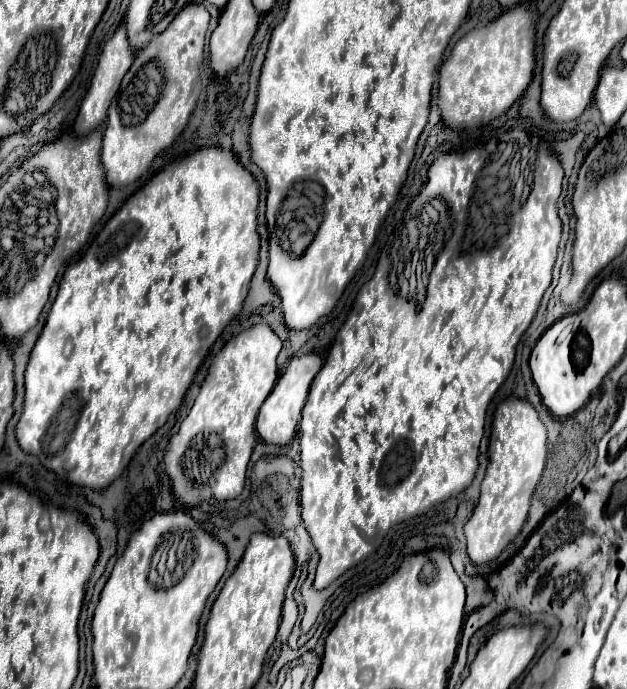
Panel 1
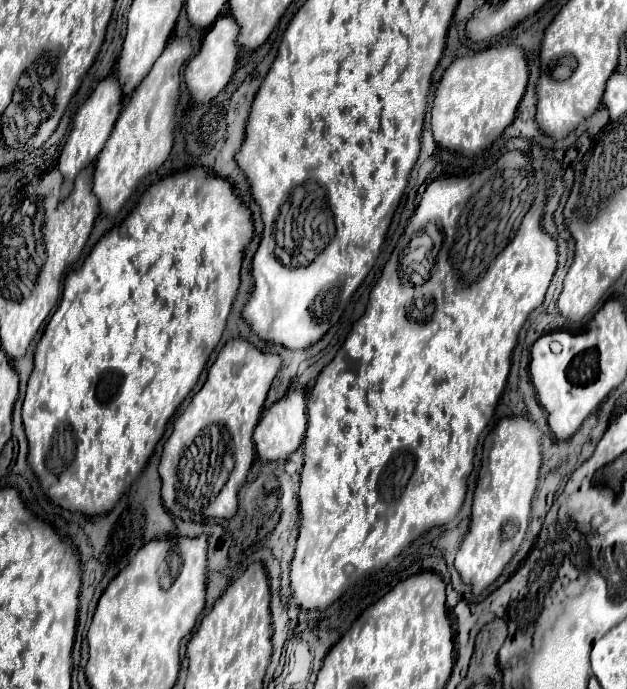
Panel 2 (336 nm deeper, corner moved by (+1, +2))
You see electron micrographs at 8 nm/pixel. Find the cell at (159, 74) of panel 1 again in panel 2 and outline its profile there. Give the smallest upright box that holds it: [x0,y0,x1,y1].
[94,37,192,215]

